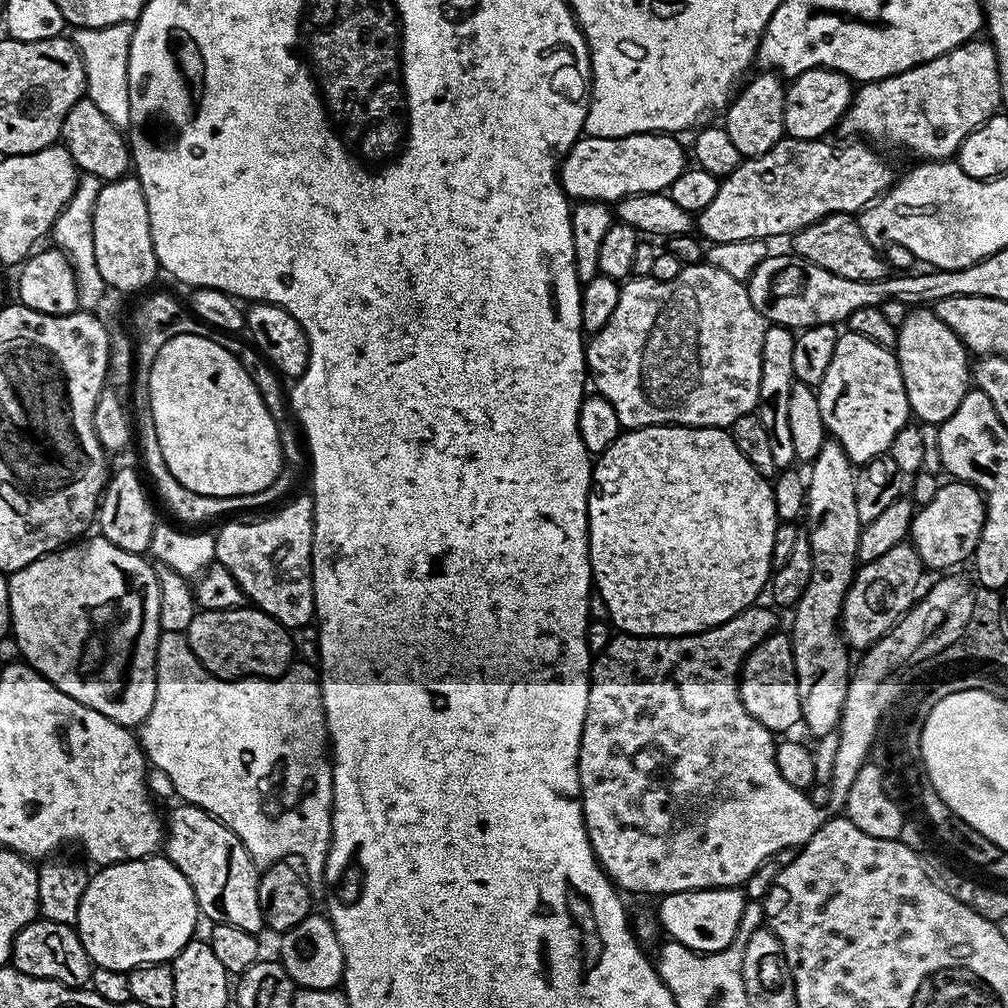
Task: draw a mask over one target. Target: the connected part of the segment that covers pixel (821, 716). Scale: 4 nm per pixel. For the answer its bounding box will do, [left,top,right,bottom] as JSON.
[792,439,861,737]

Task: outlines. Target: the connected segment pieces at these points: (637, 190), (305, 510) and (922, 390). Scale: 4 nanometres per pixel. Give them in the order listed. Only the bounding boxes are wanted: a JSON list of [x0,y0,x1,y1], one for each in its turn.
[[558,132,686,202],[215,494,316,630],[894,306,970,425]]

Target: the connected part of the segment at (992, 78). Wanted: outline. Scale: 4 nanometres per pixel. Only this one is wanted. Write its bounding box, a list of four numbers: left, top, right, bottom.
[839,38,1001,162]

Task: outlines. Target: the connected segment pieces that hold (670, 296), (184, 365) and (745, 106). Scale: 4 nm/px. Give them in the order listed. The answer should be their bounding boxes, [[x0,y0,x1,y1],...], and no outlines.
[[586,262,766,429],[146,332,286,498],[722,70,786,158]]

